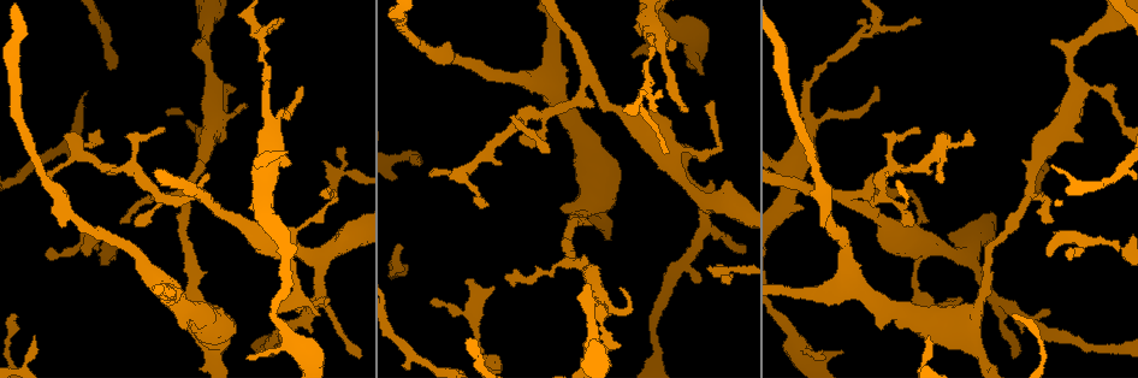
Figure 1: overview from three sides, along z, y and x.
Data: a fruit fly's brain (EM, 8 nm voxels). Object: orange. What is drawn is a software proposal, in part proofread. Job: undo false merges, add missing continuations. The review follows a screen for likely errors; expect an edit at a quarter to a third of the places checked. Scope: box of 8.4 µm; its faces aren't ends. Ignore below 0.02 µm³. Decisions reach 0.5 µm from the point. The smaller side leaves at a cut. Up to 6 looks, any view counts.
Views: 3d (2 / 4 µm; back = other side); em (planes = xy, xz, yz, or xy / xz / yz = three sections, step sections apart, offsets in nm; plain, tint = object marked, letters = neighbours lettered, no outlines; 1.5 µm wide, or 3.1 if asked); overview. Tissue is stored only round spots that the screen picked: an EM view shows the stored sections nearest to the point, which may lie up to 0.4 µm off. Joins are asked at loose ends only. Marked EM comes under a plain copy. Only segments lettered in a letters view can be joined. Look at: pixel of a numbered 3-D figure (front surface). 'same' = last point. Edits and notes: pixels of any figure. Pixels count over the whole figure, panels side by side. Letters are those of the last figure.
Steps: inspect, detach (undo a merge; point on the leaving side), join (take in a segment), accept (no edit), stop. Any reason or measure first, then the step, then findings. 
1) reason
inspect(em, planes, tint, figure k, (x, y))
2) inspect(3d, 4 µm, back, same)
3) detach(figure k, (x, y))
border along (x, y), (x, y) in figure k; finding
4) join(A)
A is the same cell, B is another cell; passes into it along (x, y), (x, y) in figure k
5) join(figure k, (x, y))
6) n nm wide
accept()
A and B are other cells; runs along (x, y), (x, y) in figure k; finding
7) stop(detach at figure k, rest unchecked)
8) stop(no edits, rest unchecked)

branch stops here
inspect(3d, 4 µm, figure 1, (85, 255))

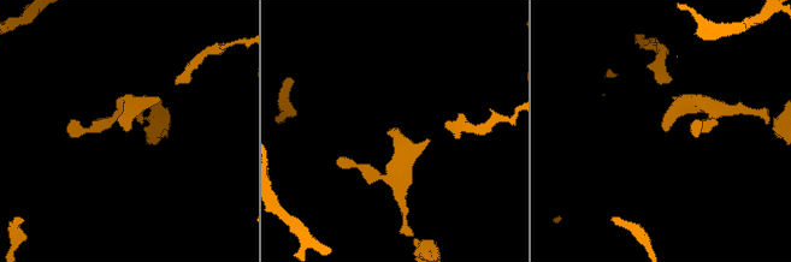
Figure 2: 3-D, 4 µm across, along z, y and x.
inspect(em, yz, step 4, tint, figure 2, (666, 129))

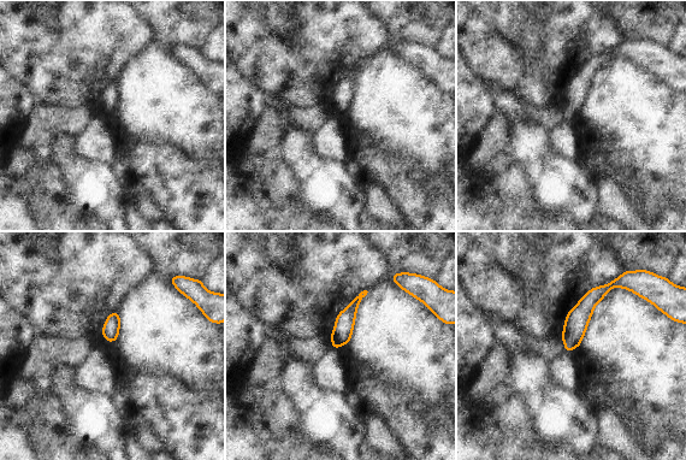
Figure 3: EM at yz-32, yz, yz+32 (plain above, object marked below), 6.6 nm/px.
cut it another way
inspect(em, planes, letters, same)

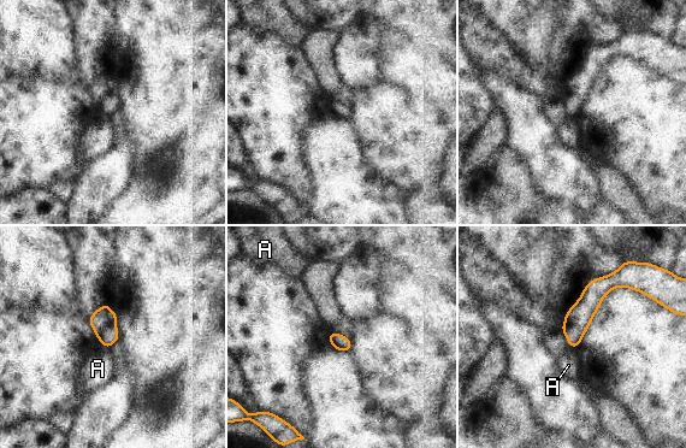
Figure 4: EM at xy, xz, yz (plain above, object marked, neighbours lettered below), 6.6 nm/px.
accept()
A is another cell; runs along (610, 280), (579, 316), (572, 343) in figure 4; no lettered segment goes on from it

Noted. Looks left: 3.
branch stops here
inspect(em, xy, step 8, tint, figure 1, (975, 140))

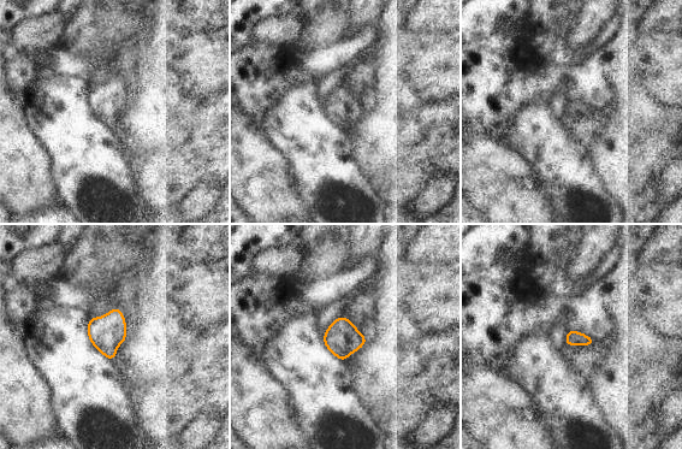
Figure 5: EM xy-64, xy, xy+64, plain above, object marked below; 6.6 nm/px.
inspect(em, planes, letters, same)

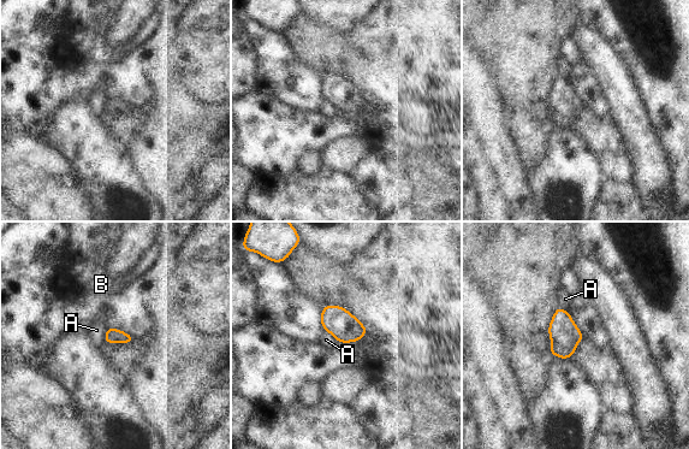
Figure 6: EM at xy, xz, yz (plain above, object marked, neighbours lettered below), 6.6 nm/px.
A touches over 140 nm
accept()
A and B are other cells; border along (324, 329), (338, 343) in figure 6; no lettered segment goes on from it

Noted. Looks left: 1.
stop(no edits, rest unchecked)

